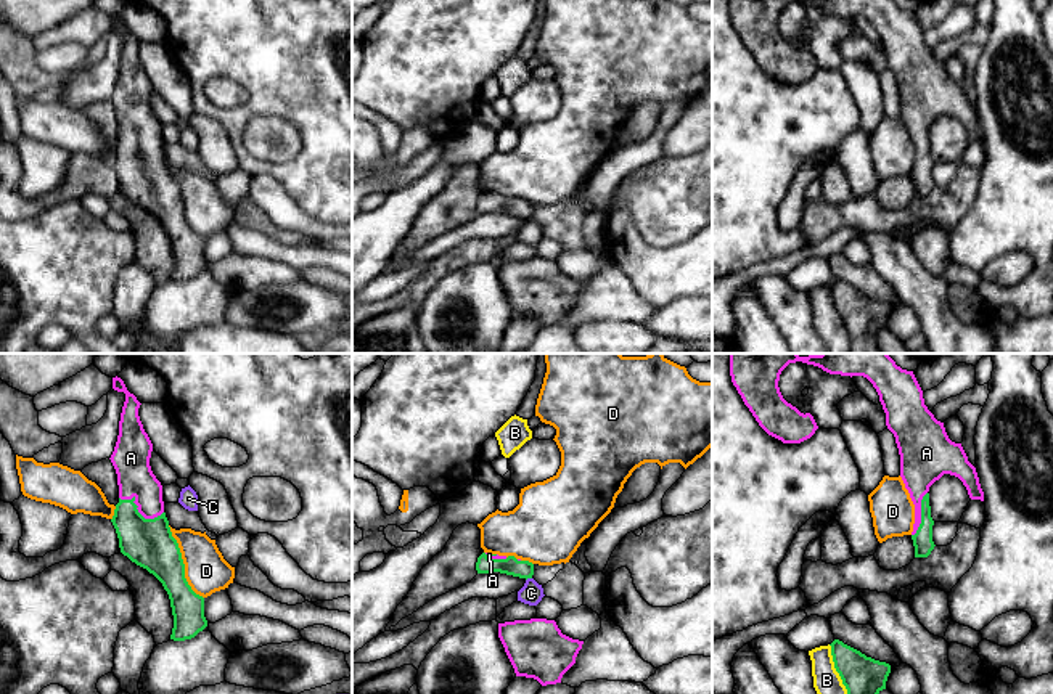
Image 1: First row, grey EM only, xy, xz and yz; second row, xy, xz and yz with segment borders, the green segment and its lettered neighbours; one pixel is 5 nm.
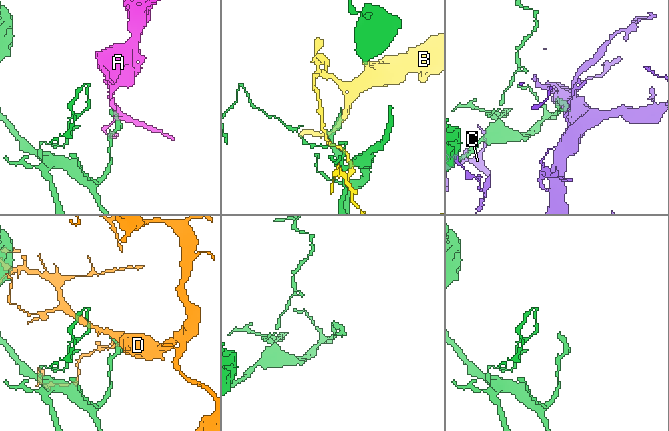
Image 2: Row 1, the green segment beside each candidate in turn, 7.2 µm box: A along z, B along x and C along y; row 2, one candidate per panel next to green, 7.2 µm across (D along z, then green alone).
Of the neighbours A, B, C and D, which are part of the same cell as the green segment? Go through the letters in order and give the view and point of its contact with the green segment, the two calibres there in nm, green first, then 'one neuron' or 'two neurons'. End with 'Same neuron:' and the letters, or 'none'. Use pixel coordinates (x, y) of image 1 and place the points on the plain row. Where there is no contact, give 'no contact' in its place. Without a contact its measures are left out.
A: xy (139, 153) | 240/180 nm | one neuron
B: yz (841, 318) | 200/140 nm | two neurons
C: xz (528, 217) | 90/110 nm | two neurons
D: xy (182, 203) | 240/220 nm | two neurons
Same neuron: A

